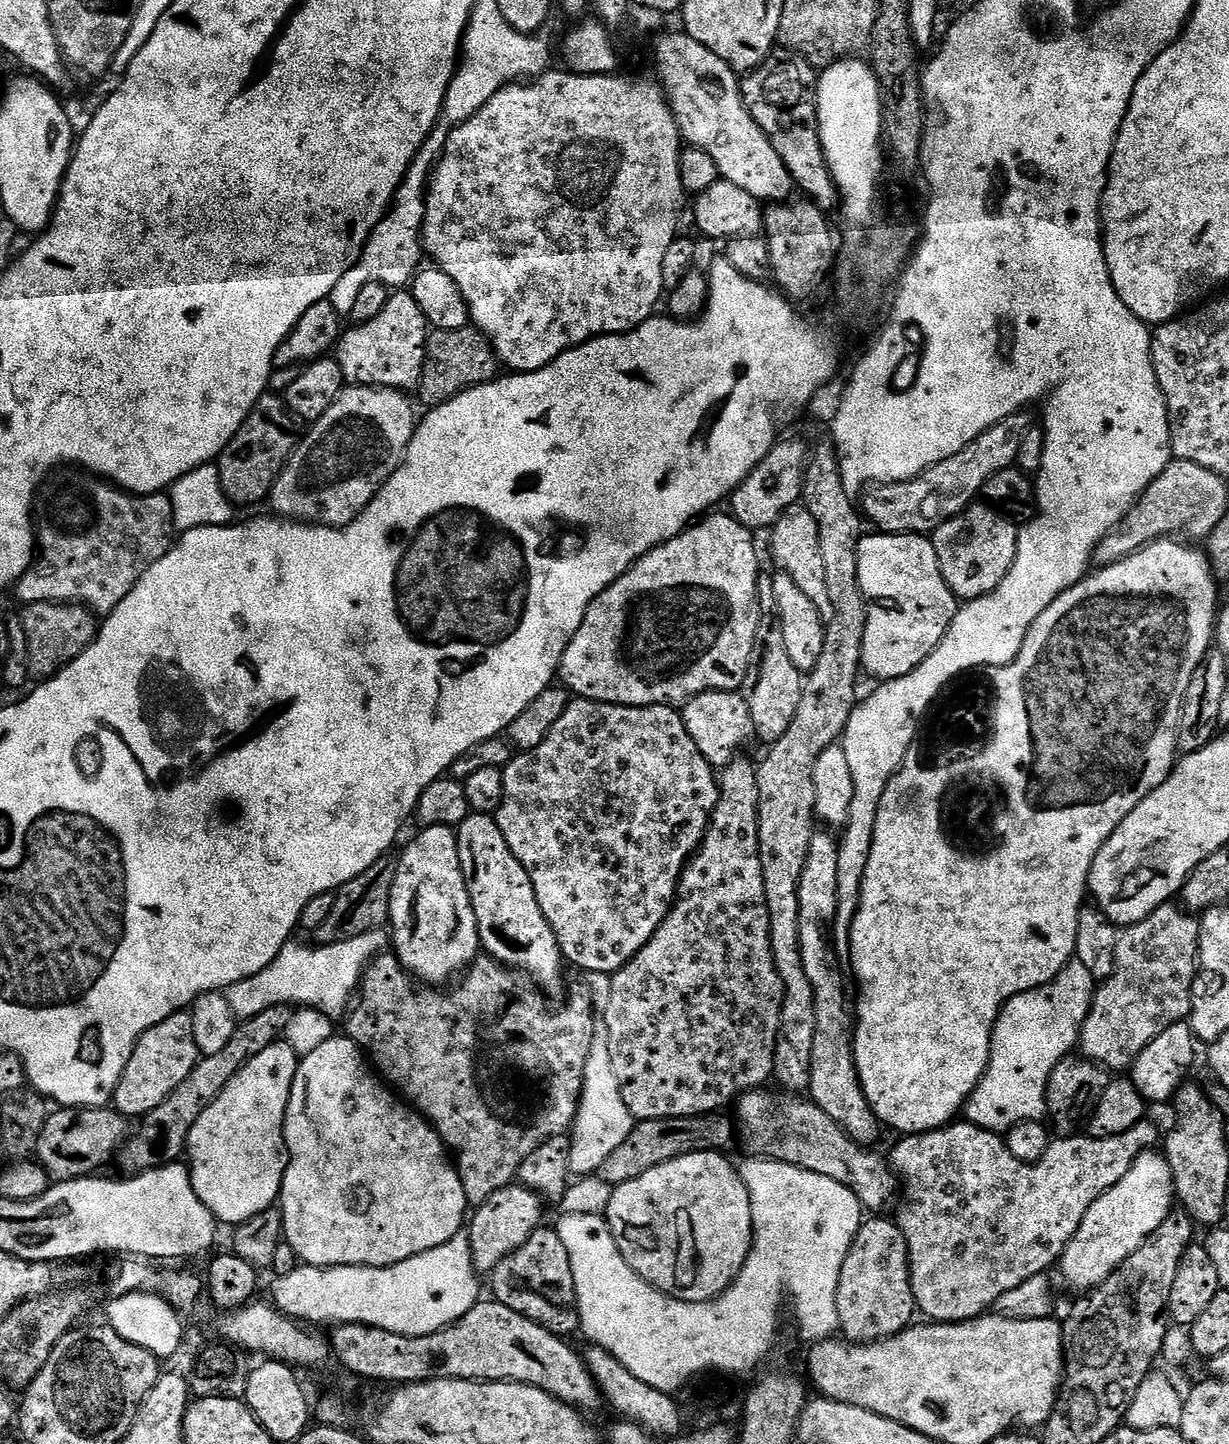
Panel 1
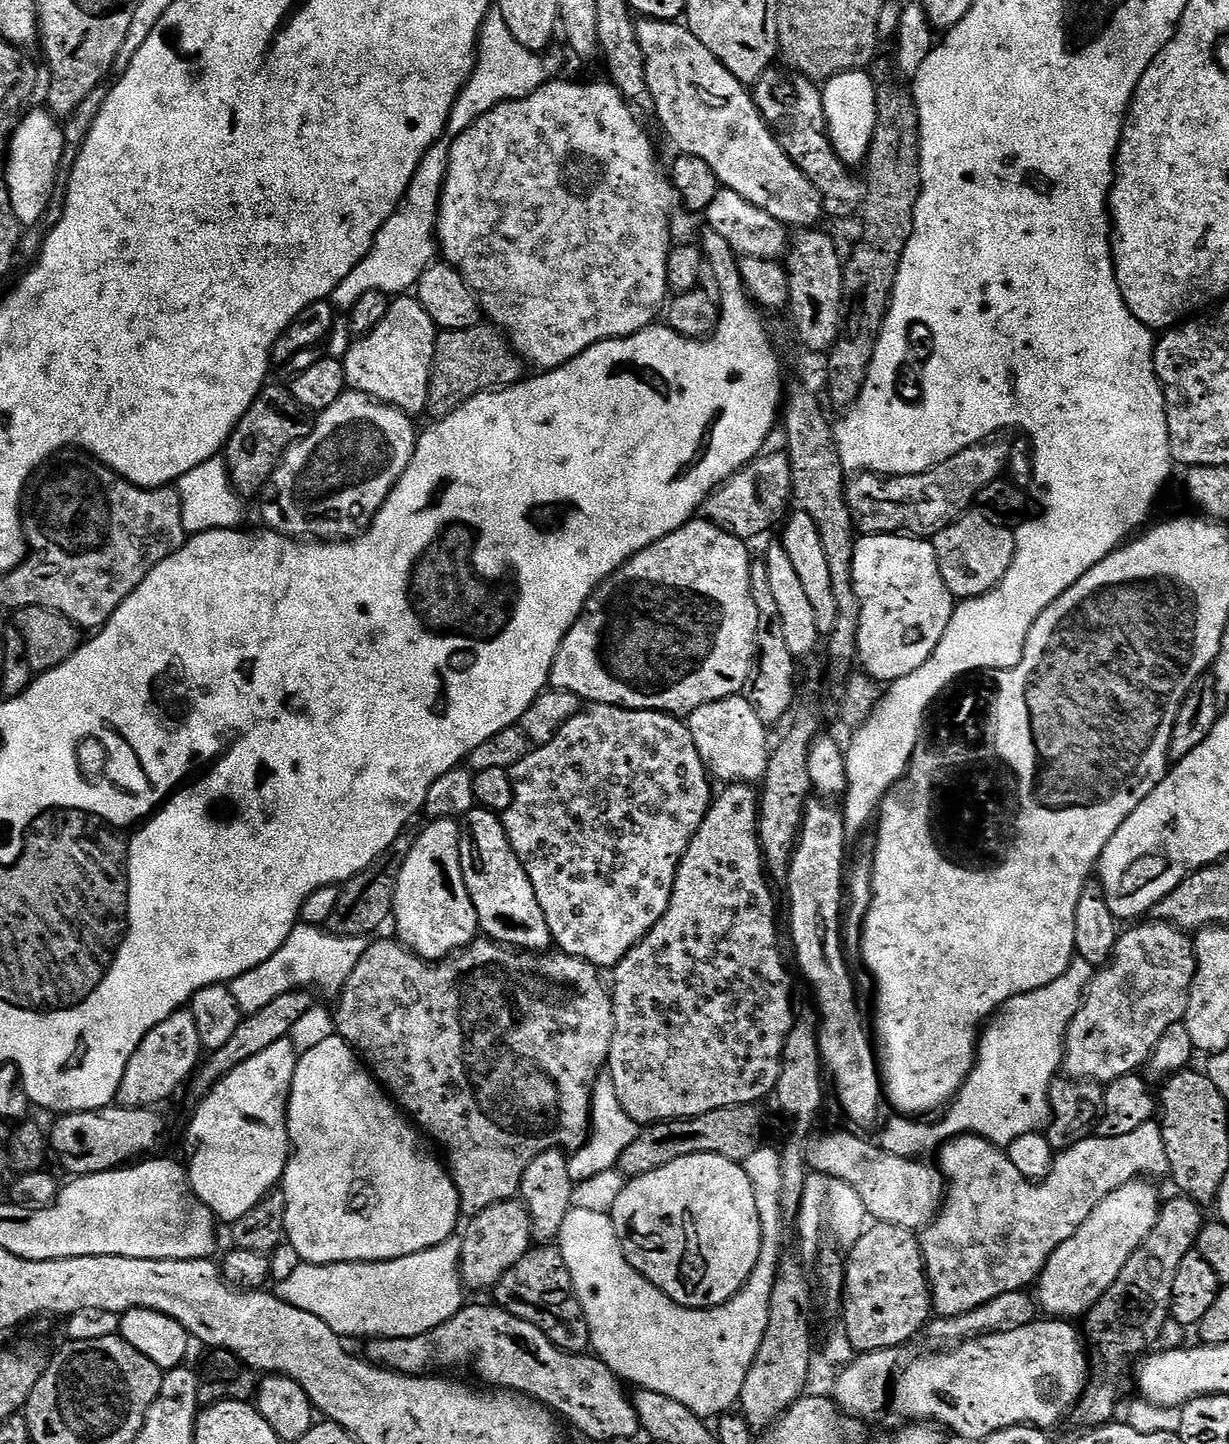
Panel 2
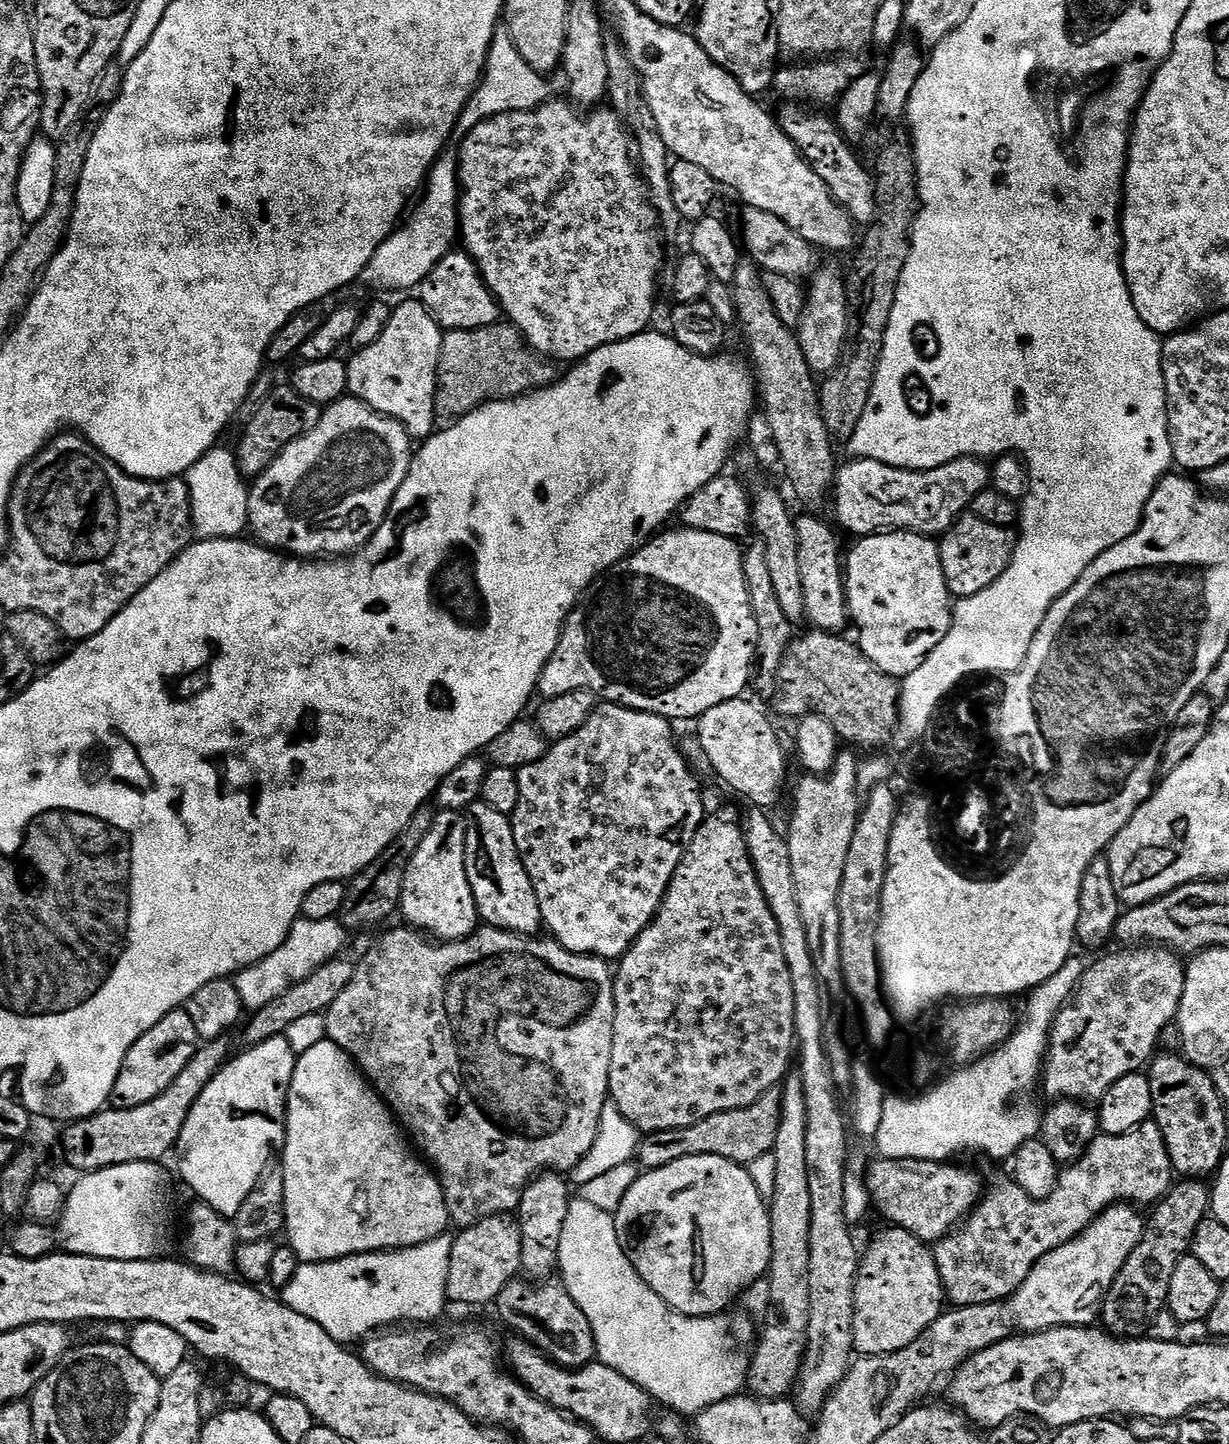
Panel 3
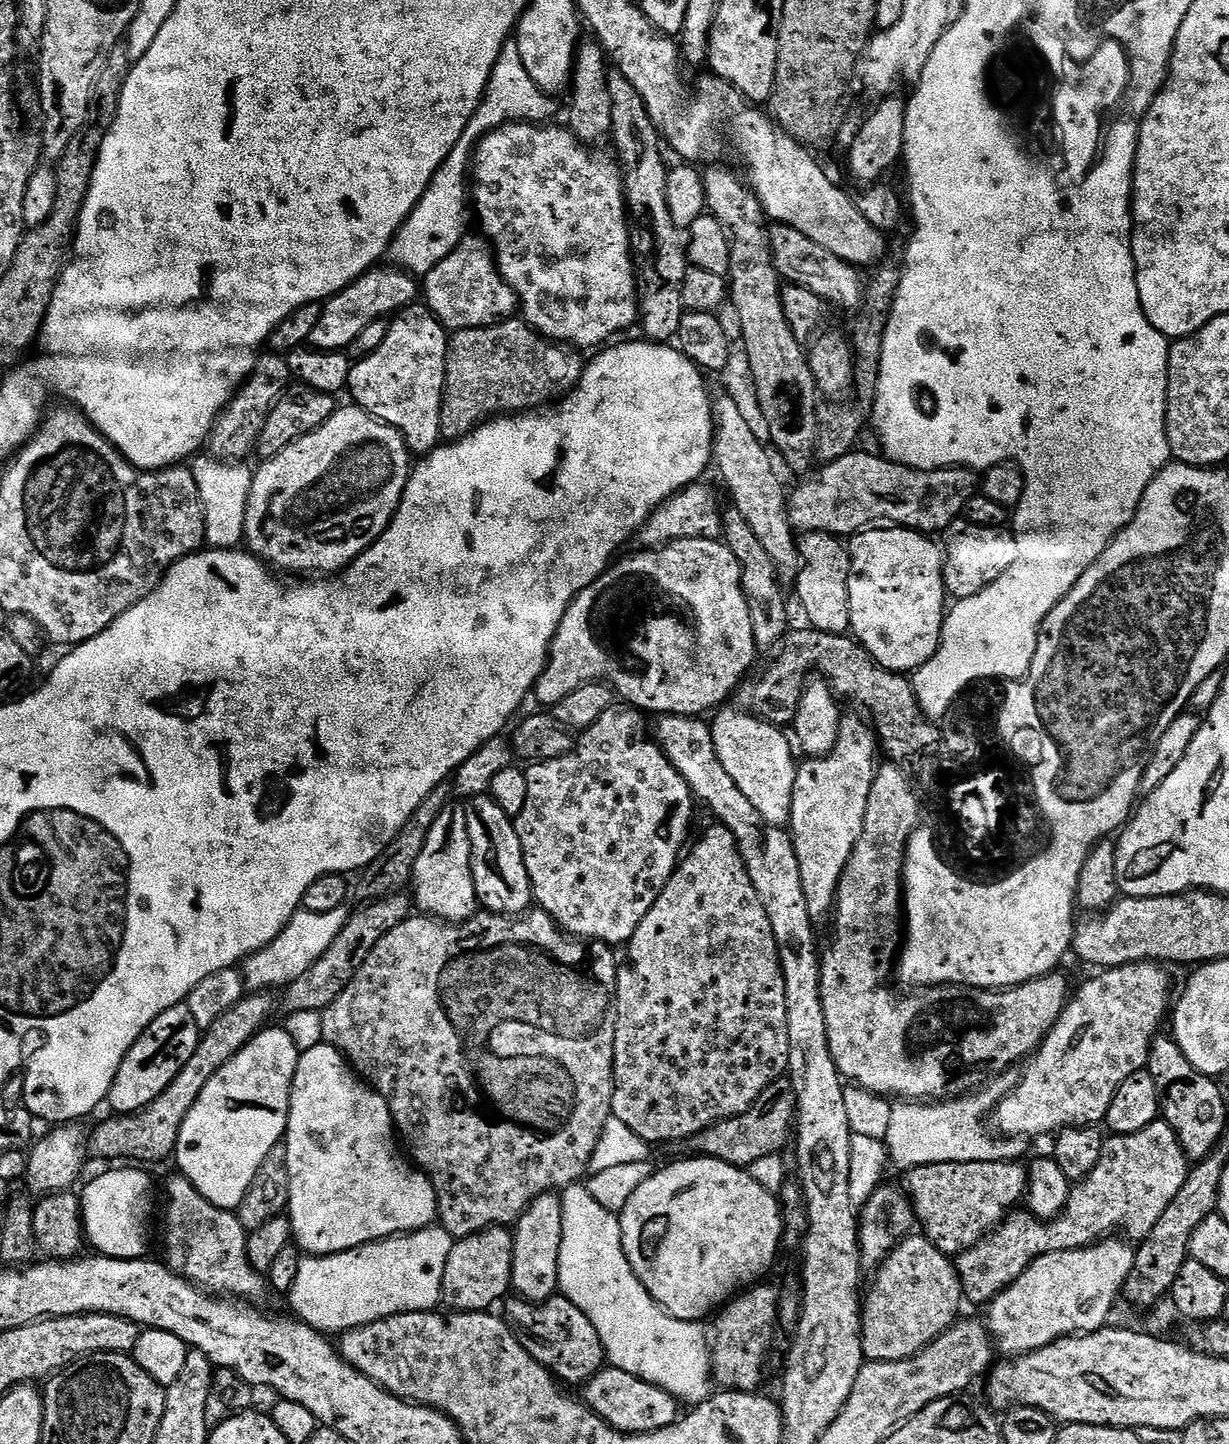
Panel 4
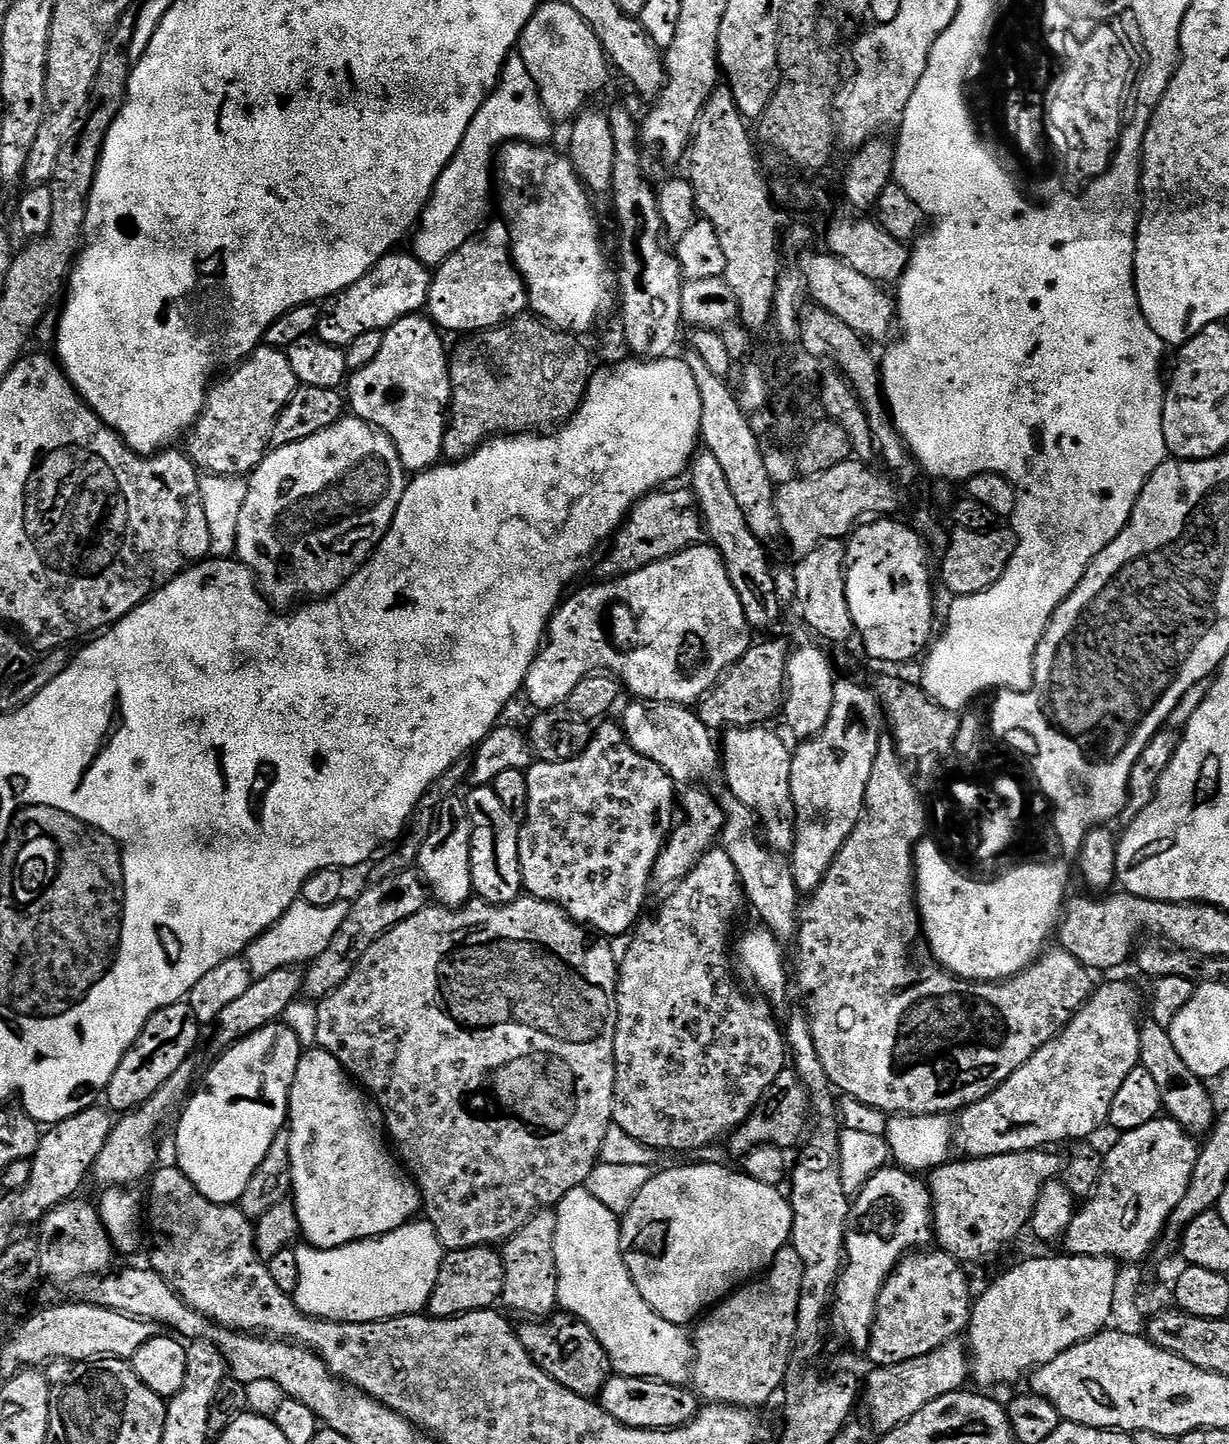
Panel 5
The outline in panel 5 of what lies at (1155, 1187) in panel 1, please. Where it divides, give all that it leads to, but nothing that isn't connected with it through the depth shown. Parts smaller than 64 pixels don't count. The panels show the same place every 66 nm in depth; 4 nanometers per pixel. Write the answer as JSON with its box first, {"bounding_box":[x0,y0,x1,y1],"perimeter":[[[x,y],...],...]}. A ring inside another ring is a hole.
{"bounding_box":[966,1254,1118,1390],"perimeter":[[[1063,1254],[1064,1256],[1040,1256],[1037,1260],[1024,1260],[1021,1264],[1013,1266],[1009,1272],[1004,1272],[984,1293],[979,1293],[978,1299],[972,1306],[972,1317],[968,1323],[966,1333],[966,1342],[970,1347],[970,1376],[973,1381],[977,1380],[981,1384],[979,1387],[984,1390],[992,1390],[995,1384],[1012,1384],[1015,1380],[1020,1380],[1029,1375],[1033,1370],[1043,1366],[1046,1362],[1050,1362],[1054,1358],[1058,1358],[1058,1354],[1062,1354],[1066,1350],[1070,1350],[1070,1346],[1081,1344],[1083,1340],[1089,1340],[1091,1336],[1097,1336],[1099,1332],[1105,1331],[1108,1327],[1108,1319],[1110,1318],[1110,1308],[1113,1305],[1114,1284],[1116,1273],[1118,1271],[1117,1261],[1110,1256],[1074,1256],[1071,1254]]]}

